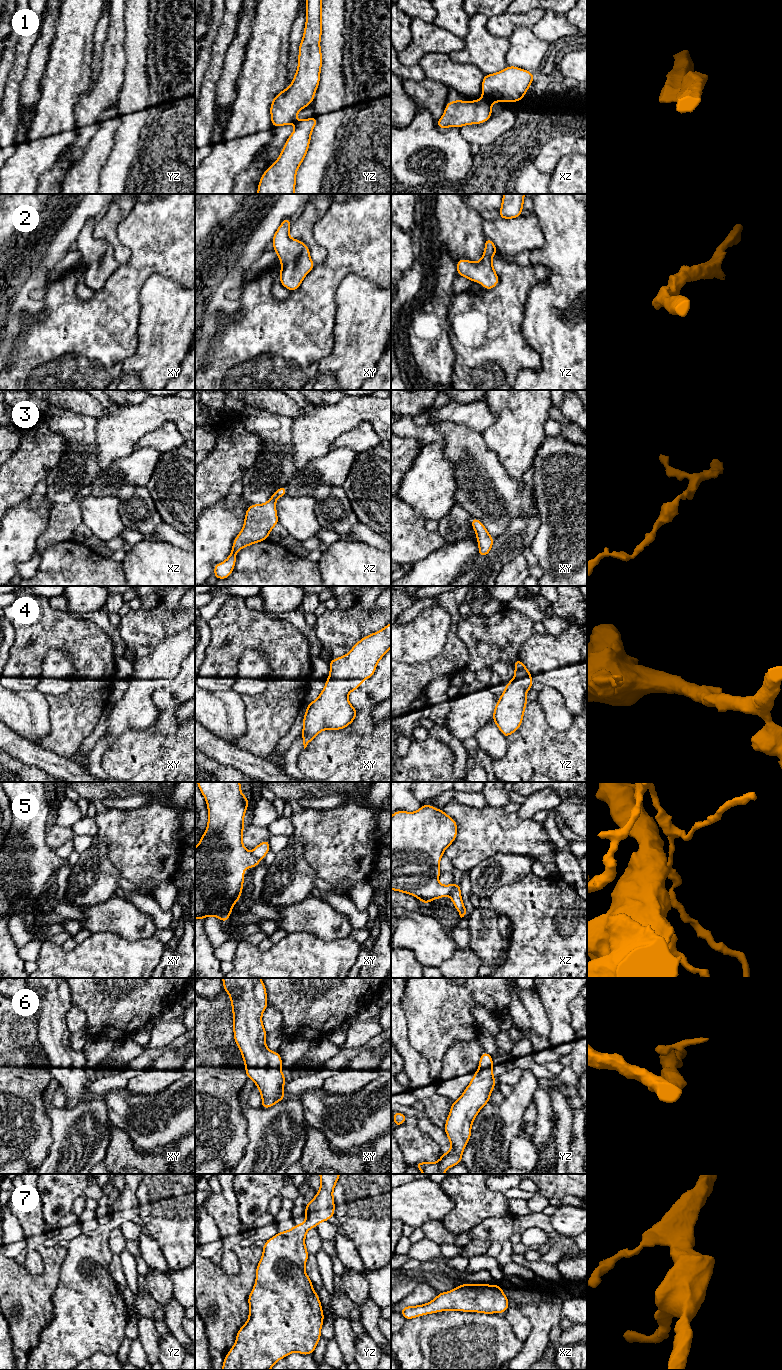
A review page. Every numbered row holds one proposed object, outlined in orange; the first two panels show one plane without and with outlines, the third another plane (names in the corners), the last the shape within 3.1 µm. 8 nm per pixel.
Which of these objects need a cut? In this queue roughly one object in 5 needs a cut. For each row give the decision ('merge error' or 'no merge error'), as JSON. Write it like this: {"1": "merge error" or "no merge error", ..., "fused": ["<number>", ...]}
{"1": "merge error", "2": "no merge error", "3": "no merge error", "4": "no merge error", "5": "merge error", "6": "no merge error", "7": "no merge error", "fused": ["1", "5"]}

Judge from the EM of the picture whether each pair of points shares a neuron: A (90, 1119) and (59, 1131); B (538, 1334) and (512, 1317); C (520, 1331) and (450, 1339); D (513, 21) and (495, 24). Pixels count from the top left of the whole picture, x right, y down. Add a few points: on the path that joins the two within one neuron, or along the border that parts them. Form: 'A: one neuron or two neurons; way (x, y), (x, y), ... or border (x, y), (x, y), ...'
A: one neuron; way (82, 1127), (78, 1131), (67, 1131)
B: two neurons; border (517, 1309), (530, 1322), (531, 1331), (524, 1341)
C: two neurons; border (502, 1315), (509, 1323), (513, 1333), (523, 1342)
D: one neuron; way (509, 22), (499, 24)

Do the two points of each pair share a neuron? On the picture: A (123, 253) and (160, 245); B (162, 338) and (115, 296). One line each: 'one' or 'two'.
A: two
B: two

